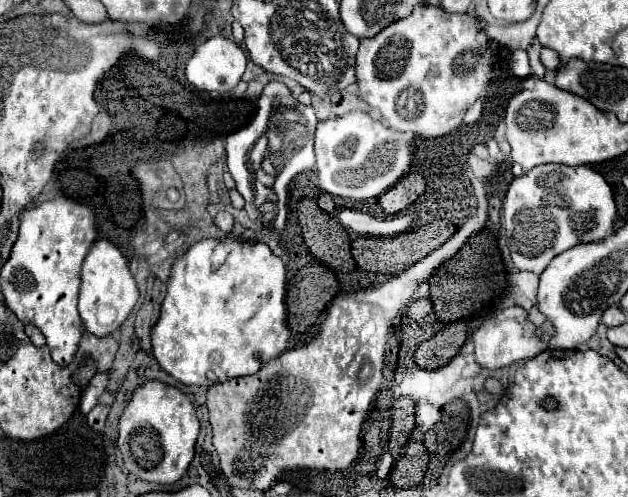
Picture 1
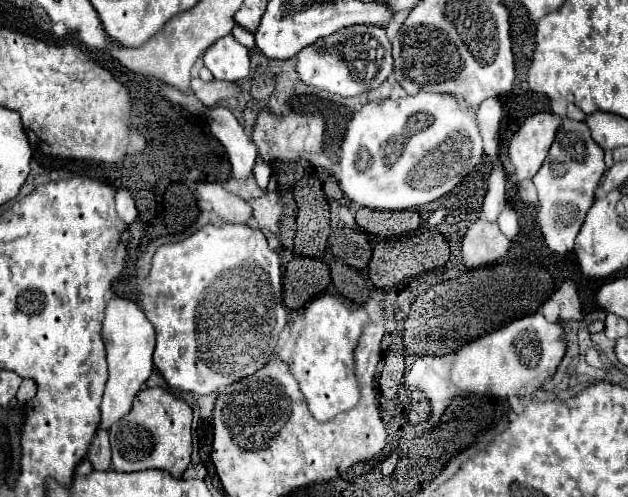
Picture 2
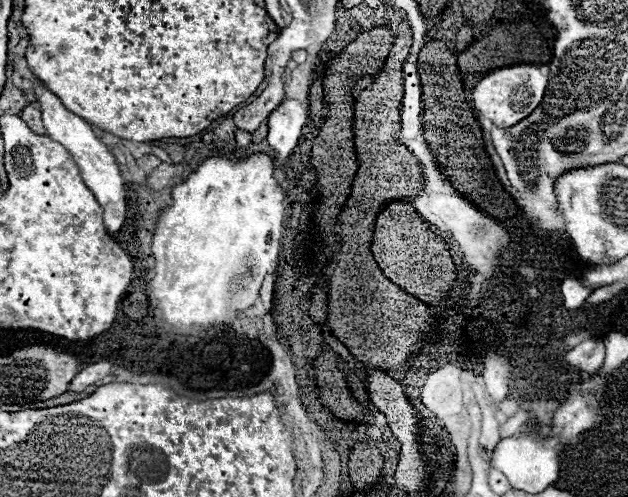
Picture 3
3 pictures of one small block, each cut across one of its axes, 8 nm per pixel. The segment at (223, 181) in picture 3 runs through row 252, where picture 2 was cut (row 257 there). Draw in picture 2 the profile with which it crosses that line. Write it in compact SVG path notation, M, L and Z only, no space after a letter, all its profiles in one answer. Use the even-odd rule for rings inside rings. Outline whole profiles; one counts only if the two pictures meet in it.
M208 224L182 242L162 244L154 254L140 300L156 328L154 366L172 388L194 394L212 394L266 366L288 316L282 302L280 258L268 248L264 234L248 224Z

